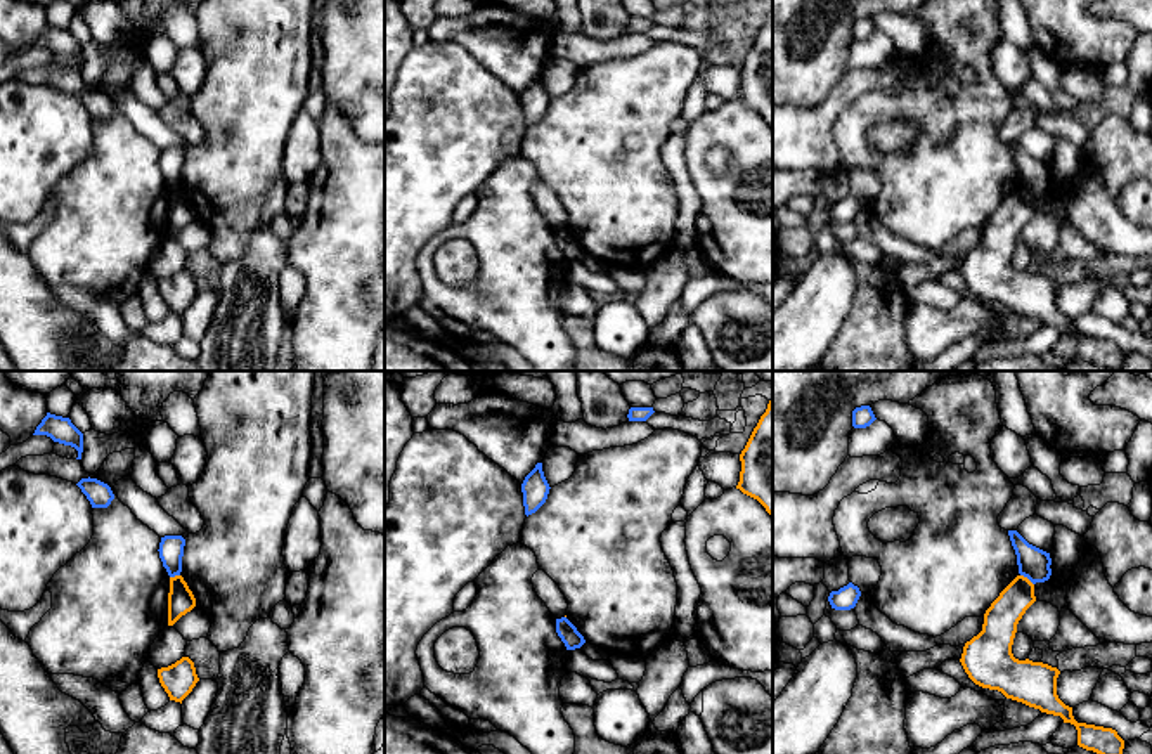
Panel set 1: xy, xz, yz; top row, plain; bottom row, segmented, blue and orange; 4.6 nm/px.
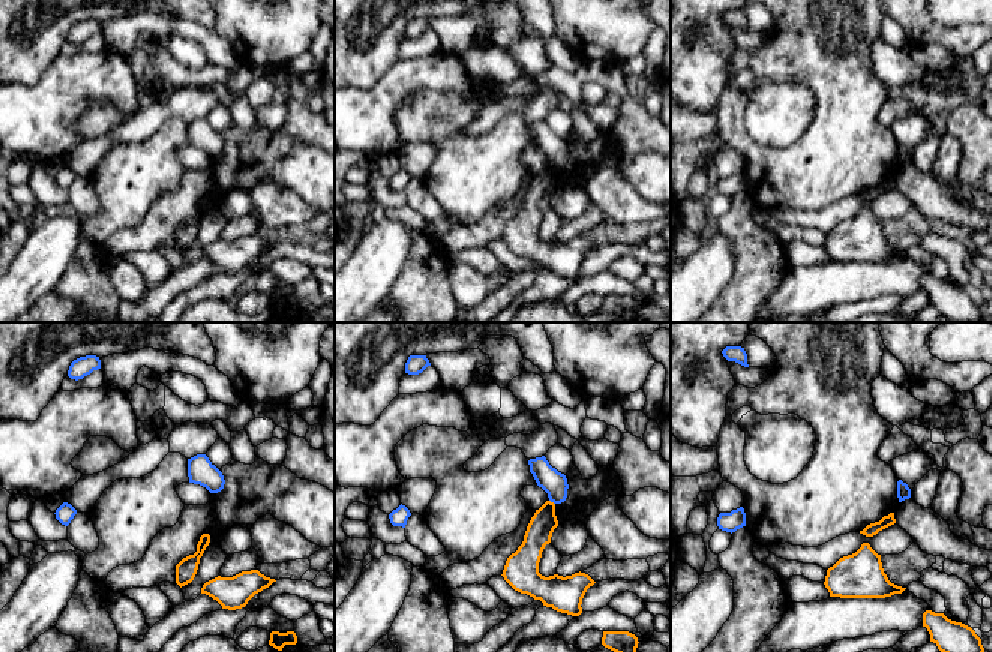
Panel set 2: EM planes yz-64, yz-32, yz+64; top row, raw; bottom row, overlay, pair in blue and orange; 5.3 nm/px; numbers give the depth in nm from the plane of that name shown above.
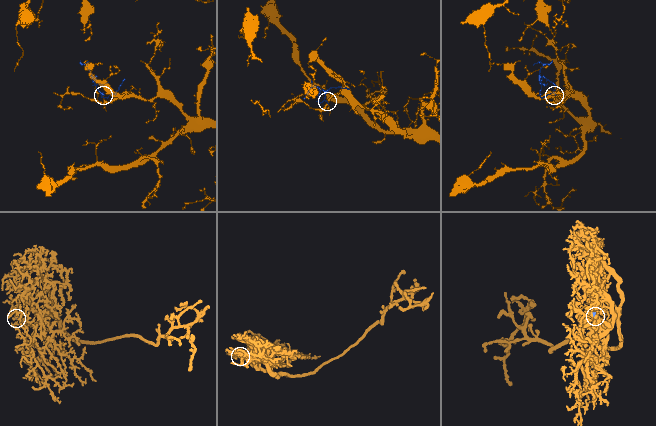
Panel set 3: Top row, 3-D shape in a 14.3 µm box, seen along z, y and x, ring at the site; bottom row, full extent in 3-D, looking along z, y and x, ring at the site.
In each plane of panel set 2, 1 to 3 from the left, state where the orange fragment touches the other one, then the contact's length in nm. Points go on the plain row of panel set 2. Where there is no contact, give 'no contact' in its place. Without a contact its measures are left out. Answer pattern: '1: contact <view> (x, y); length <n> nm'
1: no contact
2: contact yz-32 (553, 165); length 40 nm
3: no contact

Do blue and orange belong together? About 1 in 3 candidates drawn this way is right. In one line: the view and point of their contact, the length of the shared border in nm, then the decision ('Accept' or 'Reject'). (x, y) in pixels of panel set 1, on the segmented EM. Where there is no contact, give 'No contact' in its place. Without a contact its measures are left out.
Touches blue at yz (1028, 578). Shared border 80 nm. Reject

